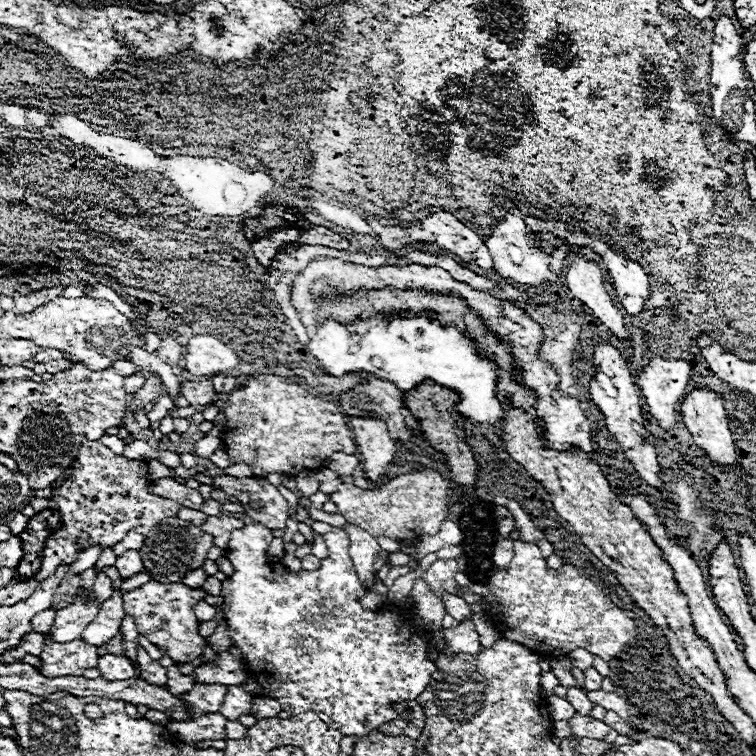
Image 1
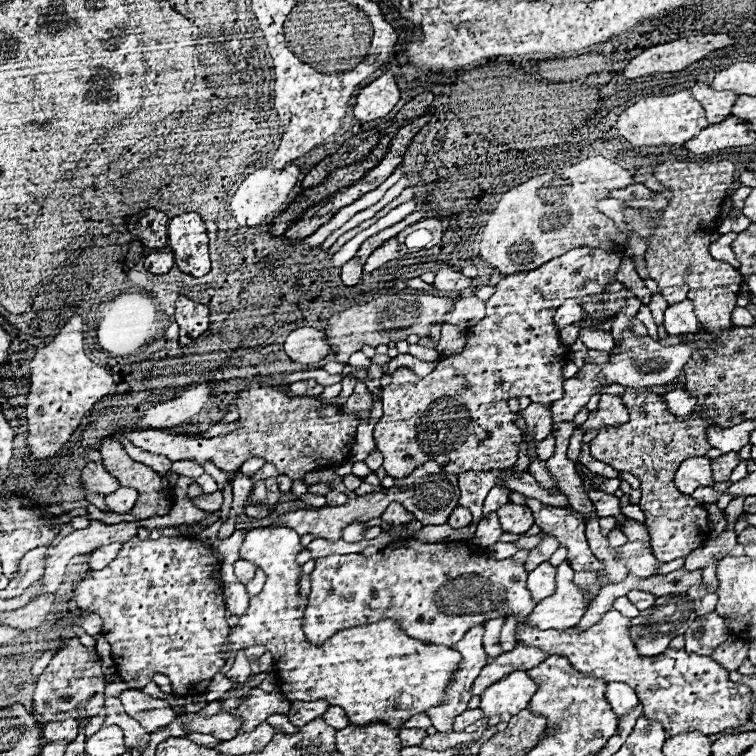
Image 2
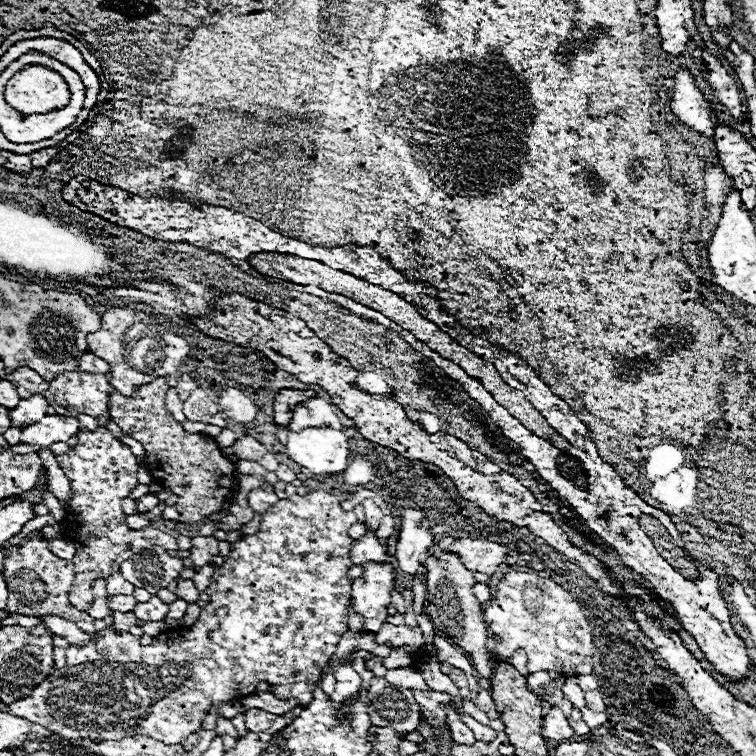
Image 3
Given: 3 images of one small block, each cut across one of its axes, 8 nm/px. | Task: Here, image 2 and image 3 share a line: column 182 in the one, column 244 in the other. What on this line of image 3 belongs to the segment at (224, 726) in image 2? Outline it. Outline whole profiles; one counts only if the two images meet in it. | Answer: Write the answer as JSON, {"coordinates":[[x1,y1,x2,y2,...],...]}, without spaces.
{"coordinates":[[250,708,244,712,248,732,278,732,286,728,286,720,278,714,270,714,260,708]]}

